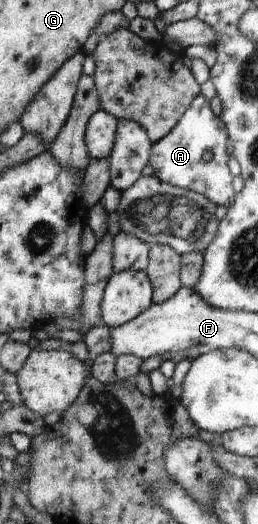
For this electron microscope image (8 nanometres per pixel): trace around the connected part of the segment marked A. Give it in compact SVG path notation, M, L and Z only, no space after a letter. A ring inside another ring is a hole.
M199 93L189 108L183 112L179 122L173 130L152 143L151 168L153 176L158 176L162 181L177 185L179 188L195 191L201 196L208 197L216 206L229 208L235 200L233 190L233 176L227 168L229 152L227 152L227 130L223 126L220 116L215 116L208 100ZM205 152L211 152L211 159L203 159Z

